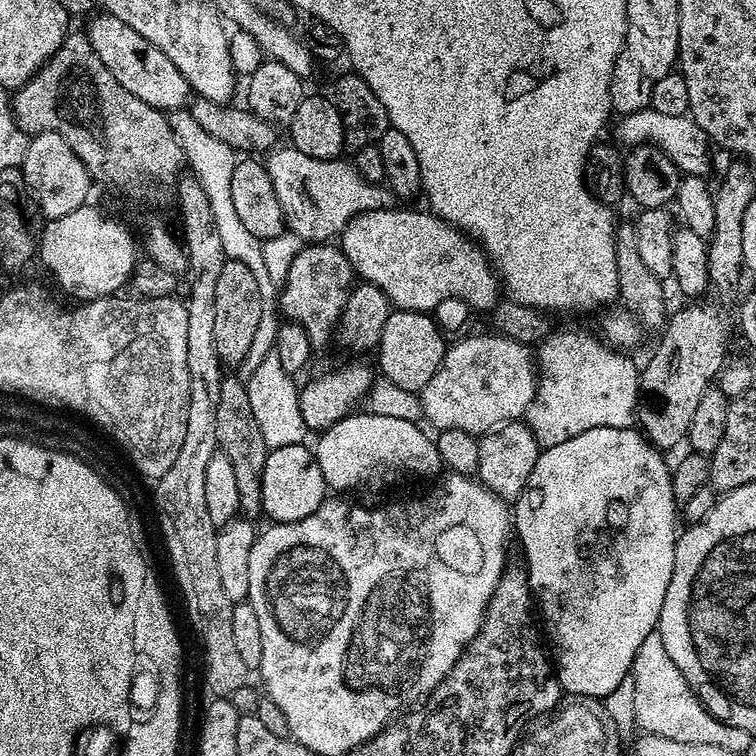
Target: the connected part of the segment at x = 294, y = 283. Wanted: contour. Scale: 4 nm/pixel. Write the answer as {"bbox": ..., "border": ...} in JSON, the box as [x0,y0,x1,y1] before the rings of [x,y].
{"bbox":[278,242,354,350],"border":[[[320,242],[315,246],[301,247],[298,258],[290,262],[288,272],[282,281],[282,287],[278,292],[278,308],[285,321],[302,326],[306,330],[306,338],[310,338],[313,349],[320,350],[334,340],[334,333],[337,331],[340,315],[346,306],[348,296],[354,287],[354,273],[352,264],[346,258],[344,249],[332,242]]]}

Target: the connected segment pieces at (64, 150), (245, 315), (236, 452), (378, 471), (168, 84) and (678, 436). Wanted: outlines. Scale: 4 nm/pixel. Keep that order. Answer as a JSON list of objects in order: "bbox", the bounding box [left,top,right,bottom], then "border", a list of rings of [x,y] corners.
[{"bbox":[22,132,94,220],"border":[[[37,132],[29,139],[22,173],[23,187],[36,195],[40,212],[48,220],[57,220],[85,207],[89,203],[88,191],[94,188],[92,175],[86,170],[82,158],[74,154],[70,142],[57,132]]]},{"bbox":[214,259,262,364],"border":[[[225,259],[214,290],[214,346],[221,364],[240,364],[258,344],[258,322],[262,319],[262,298],[258,294],[258,278],[249,267],[237,260]]]},{"bbox":[216,374,270,518],"border":[[[232,374],[225,375],[222,395],[218,397],[216,443],[219,451],[225,452],[232,463],[238,485],[241,513],[248,518],[256,518],[256,515],[259,517],[262,512],[262,470],[266,470],[266,458],[270,449],[266,446],[266,438],[262,438],[262,430],[258,430],[258,422],[254,422],[254,410],[250,407],[250,394],[245,381]]]},{"bbox":[314,412,443,491],"border":[[[355,412],[339,420],[325,429],[314,444],[316,461],[324,481],[336,491],[380,484],[400,472],[437,475],[443,464],[436,443],[418,427],[416,422],[369,412]]]},{"bbox":[86,14,190,110],"border":[[[107,14],[96,15],[87,21],[89,24],[88,28],[86,27],[86,35],[94,46],[94,52],[106,65],[106,70],[110,70],[110,74],[114,74],[120,85],[130,90],[130,94],[134,94],[134,98],[142,98],[142,102],[161,110],[183,109],[189,103],[190,89],[178,66],[174,66],[174,62],[170,62],[170,58],[166,58],[166,54],[162,54],[158,46],[146,42],[146,38],[138,34],[138,30],[126,26],[122,18]]]},{"bbox":[640,302,734,450],"border":[[[688,302],[685,308],[667,317],[659,333],[660,341],[652,352],[652,364],[640,368],[643,407],[645,404],[656,415],[642,425],[642,431],[661,450],[687,437],[698,398],[719,377],[729,355],[728,335],[734,332],[733,317],[731,320],[720,304],[700,303],[704,302]]]}]

